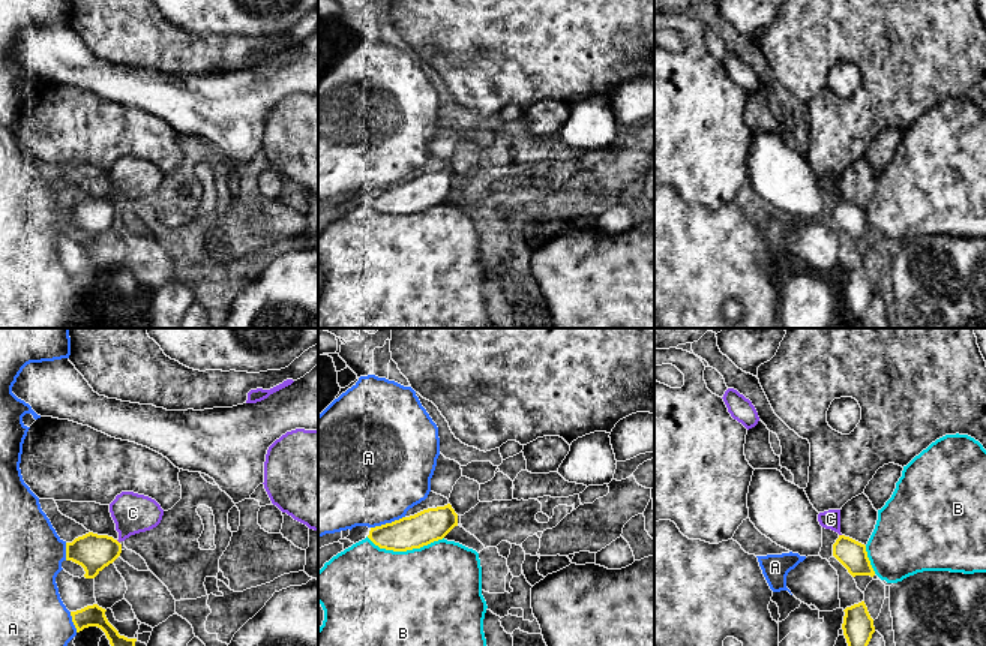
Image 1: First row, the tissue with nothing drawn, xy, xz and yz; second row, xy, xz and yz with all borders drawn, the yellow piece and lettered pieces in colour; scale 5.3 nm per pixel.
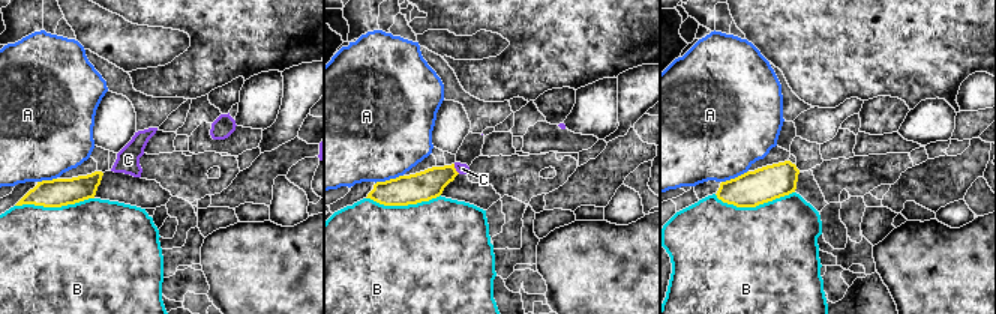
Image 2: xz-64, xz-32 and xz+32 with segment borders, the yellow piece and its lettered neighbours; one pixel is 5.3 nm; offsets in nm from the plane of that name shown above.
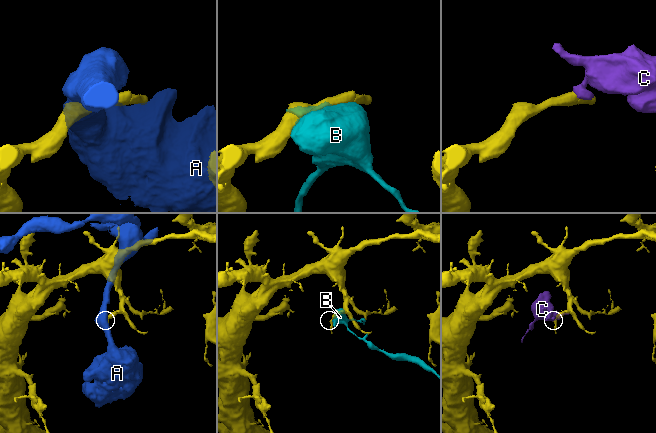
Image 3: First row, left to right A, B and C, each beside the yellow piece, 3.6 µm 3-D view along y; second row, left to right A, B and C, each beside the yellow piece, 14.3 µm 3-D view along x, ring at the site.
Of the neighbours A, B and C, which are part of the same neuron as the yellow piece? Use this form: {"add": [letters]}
{"add": []}

